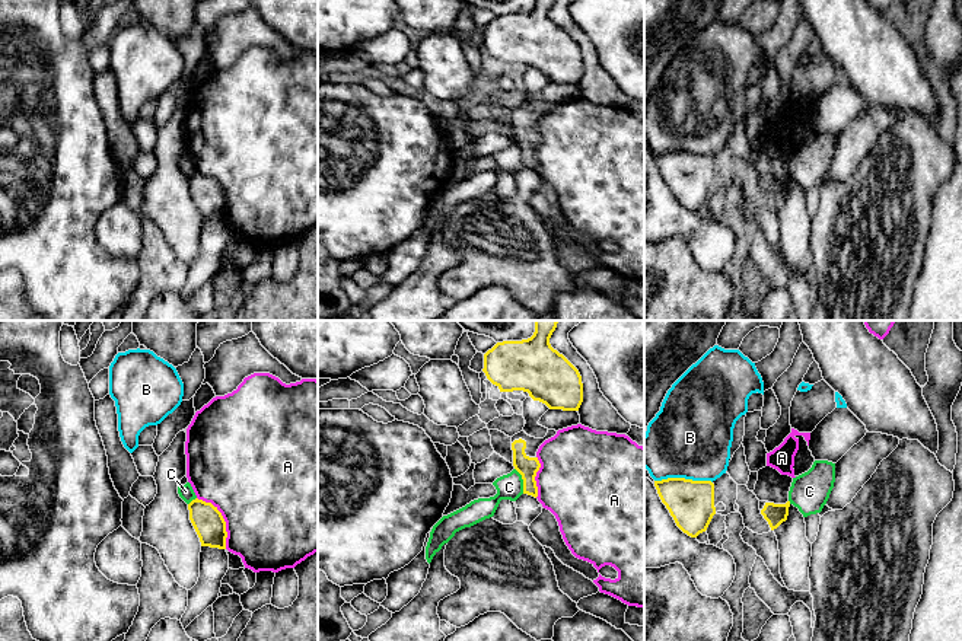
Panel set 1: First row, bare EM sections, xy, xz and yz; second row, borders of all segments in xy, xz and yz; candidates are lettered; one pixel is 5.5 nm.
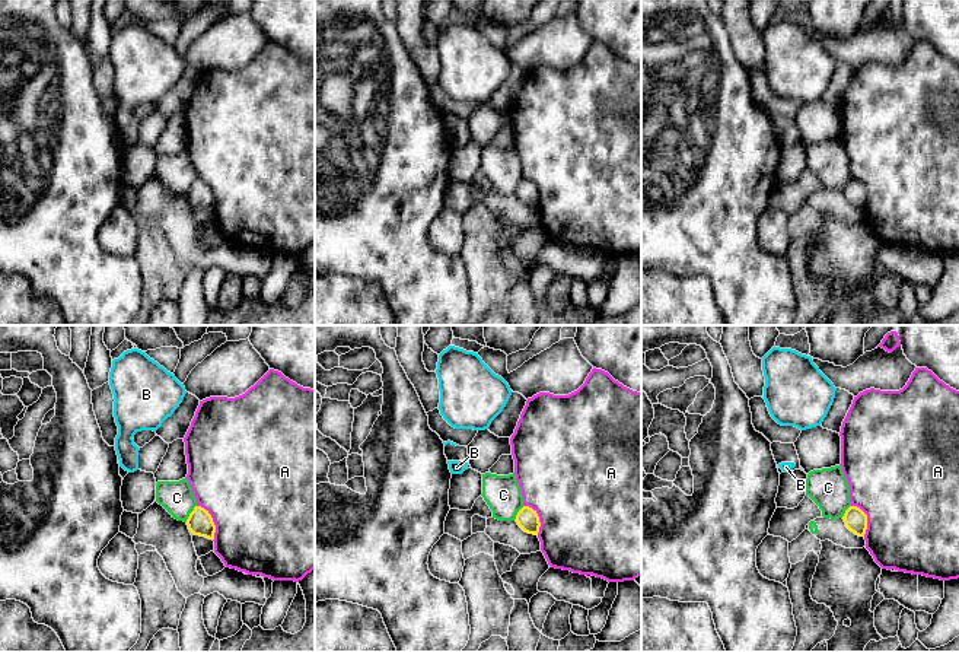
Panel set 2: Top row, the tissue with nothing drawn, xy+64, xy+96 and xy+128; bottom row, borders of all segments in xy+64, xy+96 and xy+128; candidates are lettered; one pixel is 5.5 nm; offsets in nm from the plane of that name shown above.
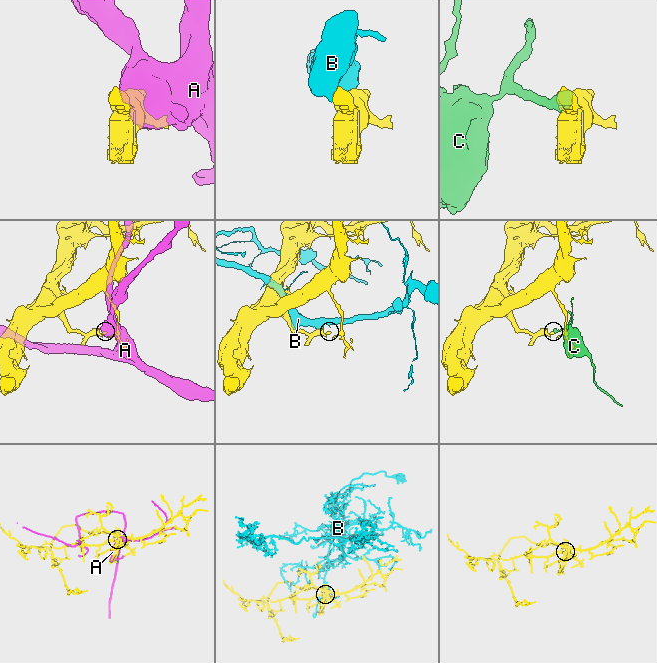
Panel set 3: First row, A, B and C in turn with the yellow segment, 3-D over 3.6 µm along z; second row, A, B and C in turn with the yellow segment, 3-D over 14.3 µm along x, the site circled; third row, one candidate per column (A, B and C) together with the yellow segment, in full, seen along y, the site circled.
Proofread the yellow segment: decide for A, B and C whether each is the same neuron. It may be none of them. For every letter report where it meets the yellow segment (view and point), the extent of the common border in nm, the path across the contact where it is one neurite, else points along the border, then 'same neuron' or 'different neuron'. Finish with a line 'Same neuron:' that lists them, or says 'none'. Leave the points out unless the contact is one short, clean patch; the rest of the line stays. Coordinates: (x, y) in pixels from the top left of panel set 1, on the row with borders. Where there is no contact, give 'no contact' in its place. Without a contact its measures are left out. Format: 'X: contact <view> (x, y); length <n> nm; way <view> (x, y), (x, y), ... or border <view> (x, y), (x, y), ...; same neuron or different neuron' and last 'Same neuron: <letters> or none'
A: contact xy (223, 519); length 340 nm; different neuron
B: contact yz (684, 478); length 320 nm; different neuron
C: contact xz (523, 481); length 150 nm; border xz (515, 468), (521, 475), (523, 493); different neuron
Same neuron: none

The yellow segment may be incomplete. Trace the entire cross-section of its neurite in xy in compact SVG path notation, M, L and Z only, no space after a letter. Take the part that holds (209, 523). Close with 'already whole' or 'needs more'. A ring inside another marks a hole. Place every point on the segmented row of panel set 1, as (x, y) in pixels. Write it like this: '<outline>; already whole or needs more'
M195 498L188 504L188 510L201 546L226 549L226 522L217 507Z; already whole

